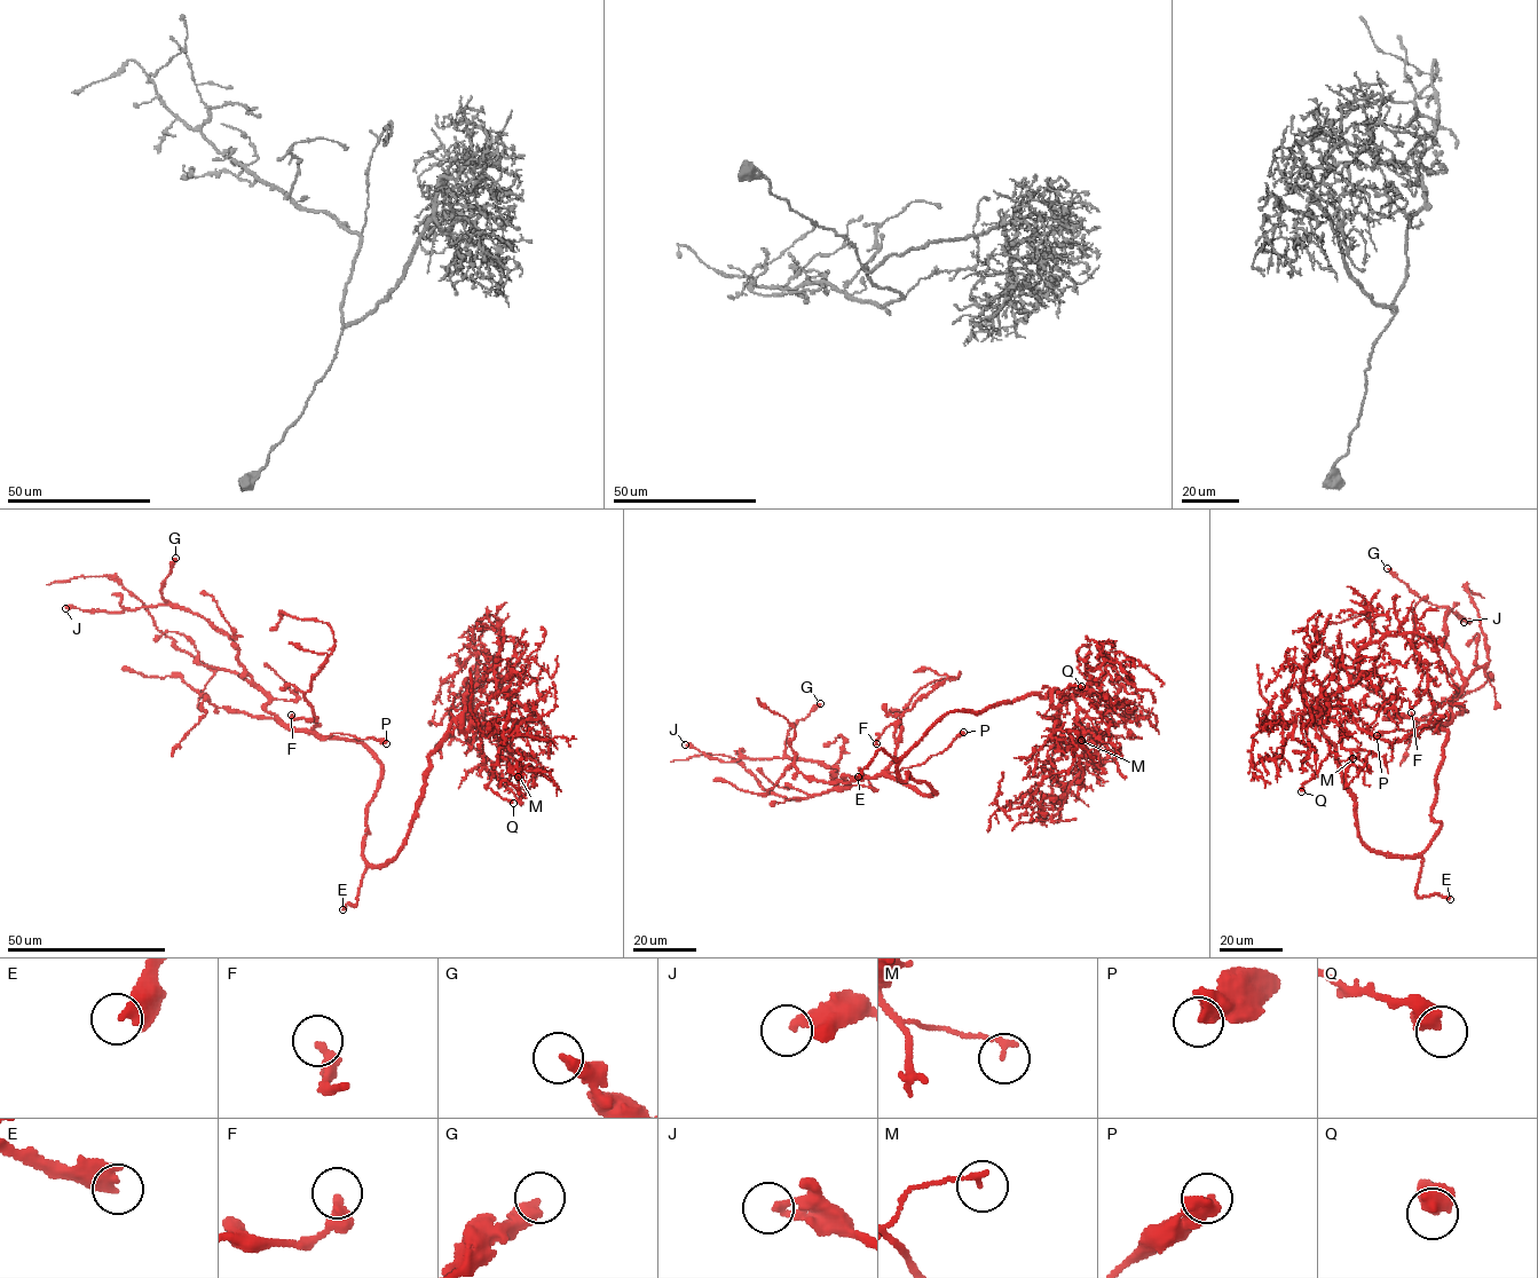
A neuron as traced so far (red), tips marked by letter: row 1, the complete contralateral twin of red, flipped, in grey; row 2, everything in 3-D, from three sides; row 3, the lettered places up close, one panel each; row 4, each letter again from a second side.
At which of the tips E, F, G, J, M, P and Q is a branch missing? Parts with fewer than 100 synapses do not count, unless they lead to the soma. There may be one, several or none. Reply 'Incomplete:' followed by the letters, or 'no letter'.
Incomplete: E

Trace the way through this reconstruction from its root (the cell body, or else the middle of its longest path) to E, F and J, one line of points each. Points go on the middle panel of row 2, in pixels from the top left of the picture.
E: (899, 776), (896, 768), (900, 759), (881, 749), (858, 776)
F: (899, 776), (904, 781), (911, 773), (936, 793), (923, 796), (885, 772), (896, 752), (893, 724), (876, 743)
J: (899, 776), (936, 793), (885, 775), (844, 776), (841, 789), (835, 766), (722, 762), (685, 744)

